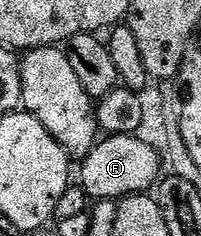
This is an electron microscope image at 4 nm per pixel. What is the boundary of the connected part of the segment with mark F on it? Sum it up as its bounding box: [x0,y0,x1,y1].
[79,134,162,200]

